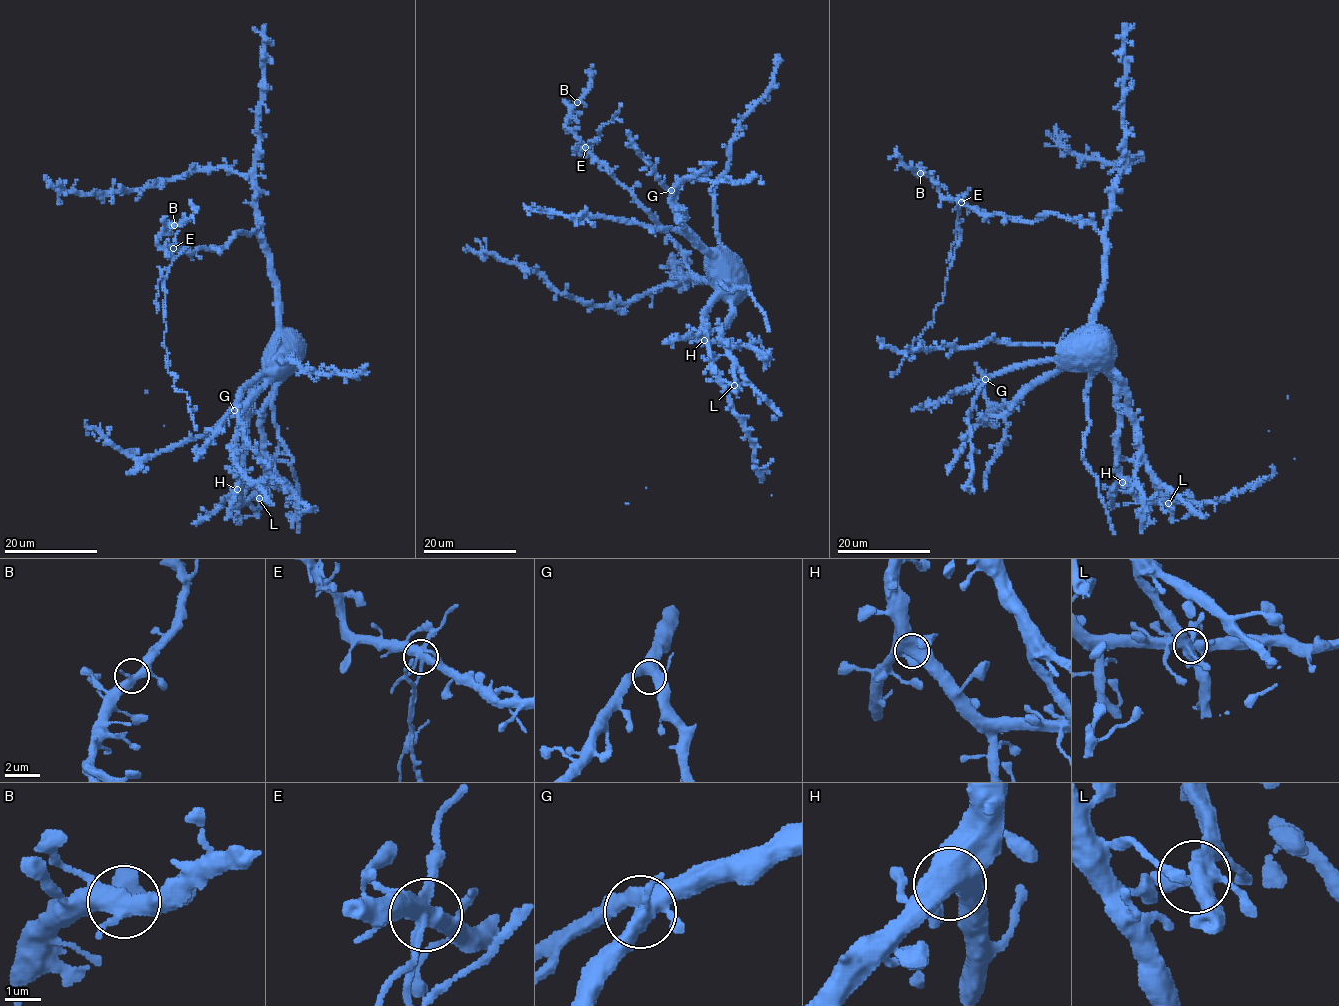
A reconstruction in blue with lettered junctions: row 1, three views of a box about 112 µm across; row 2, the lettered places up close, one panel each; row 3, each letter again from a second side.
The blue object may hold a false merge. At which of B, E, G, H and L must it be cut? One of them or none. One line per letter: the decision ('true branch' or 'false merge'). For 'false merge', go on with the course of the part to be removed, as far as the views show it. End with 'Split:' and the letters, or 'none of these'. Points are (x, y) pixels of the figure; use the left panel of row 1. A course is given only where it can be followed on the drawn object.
B: true branch
E: false merge; course (173, 248), (171, 266), (164, 280), (163, 344), (168, 371), (176, 376), (175, 389), (186, 394), (196, 431)
G: true branch
H: true branch
L: true branch
Split: E

